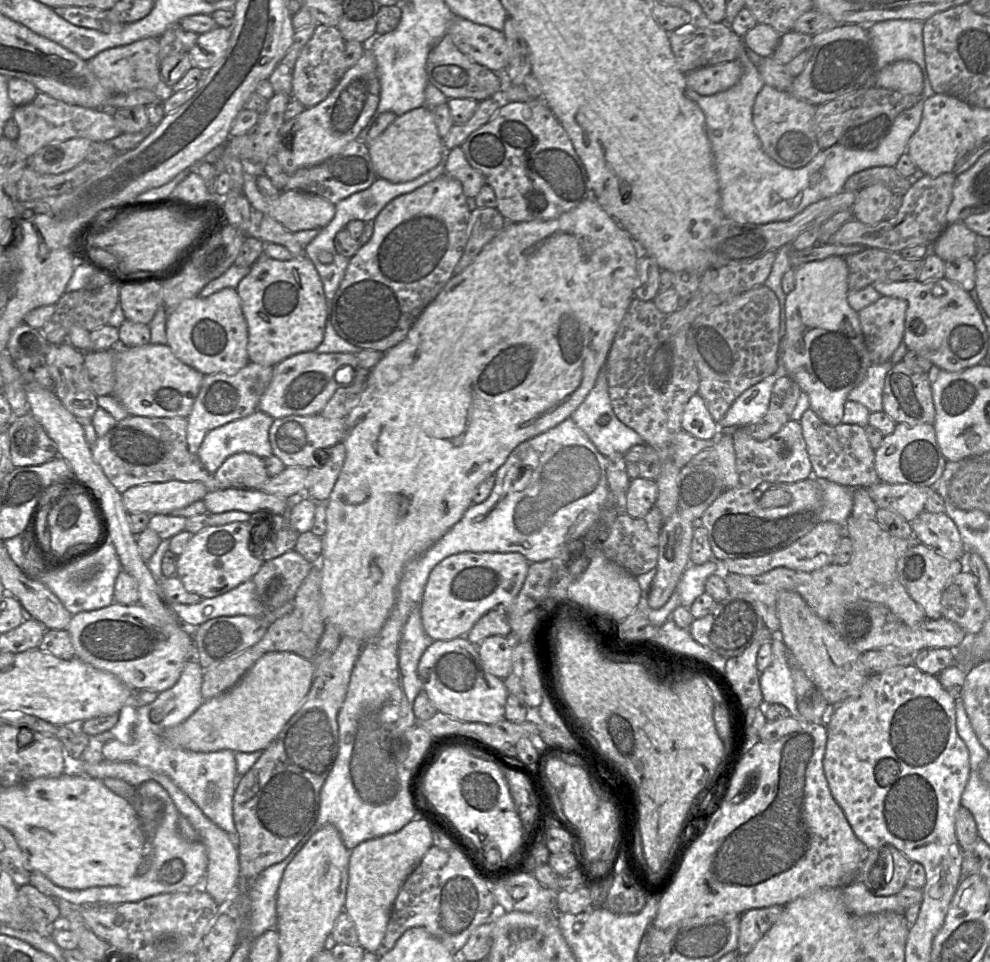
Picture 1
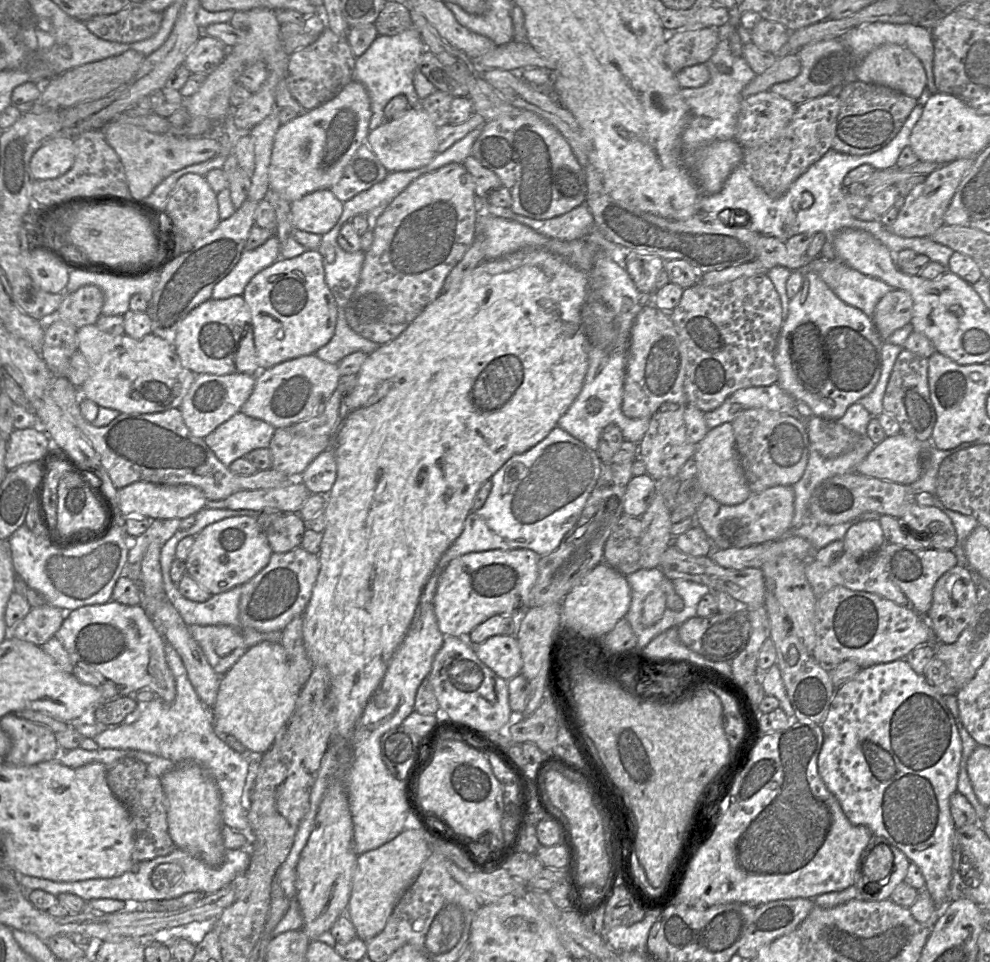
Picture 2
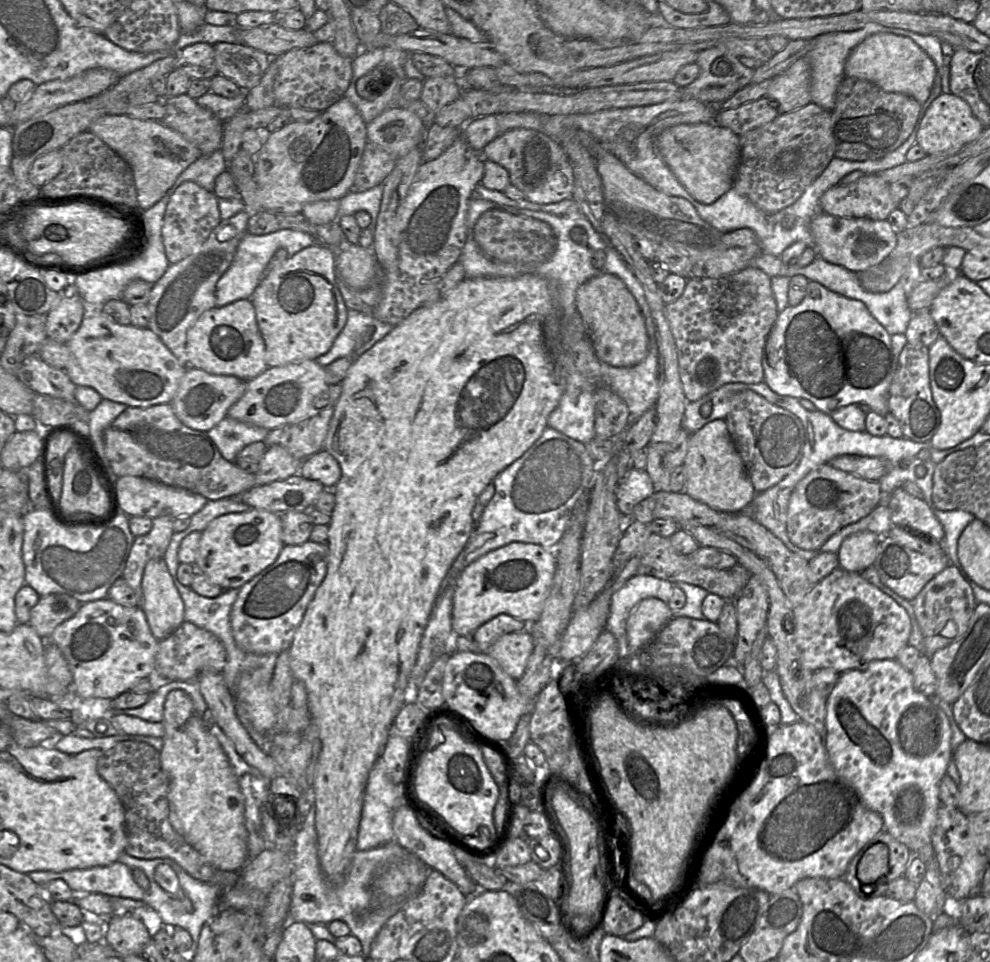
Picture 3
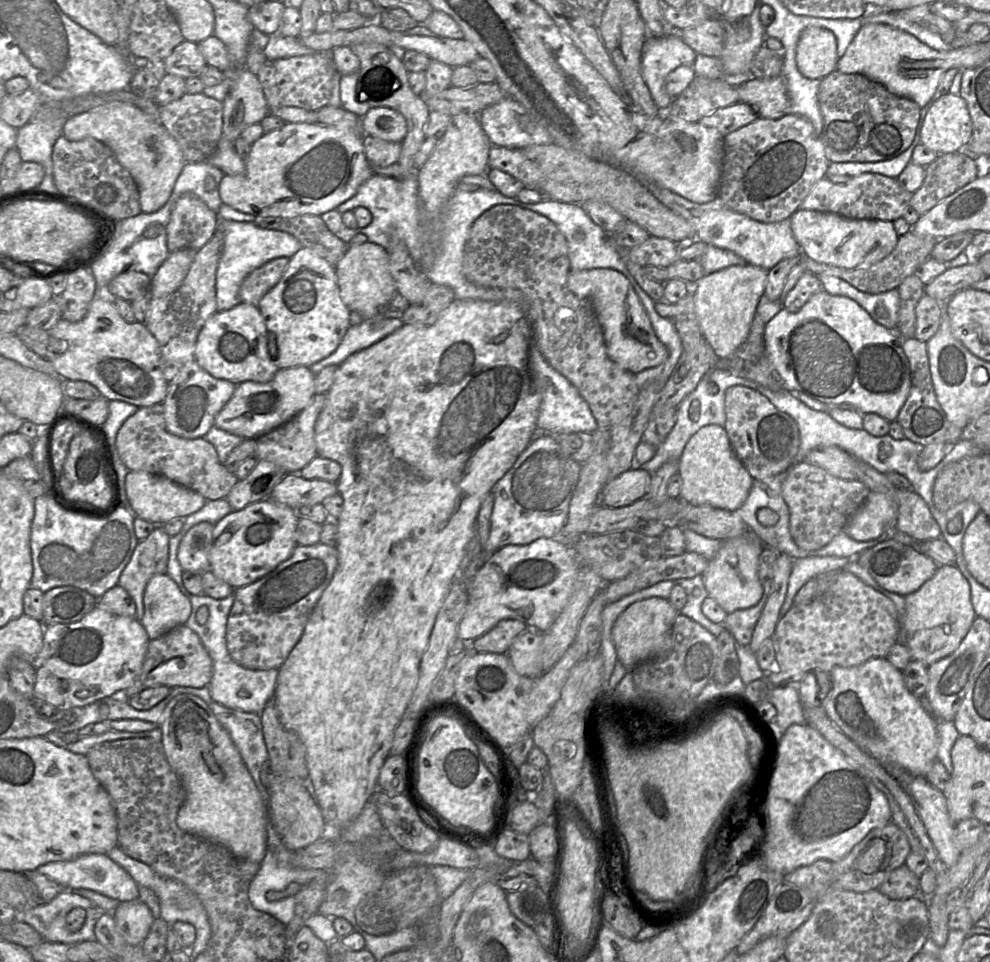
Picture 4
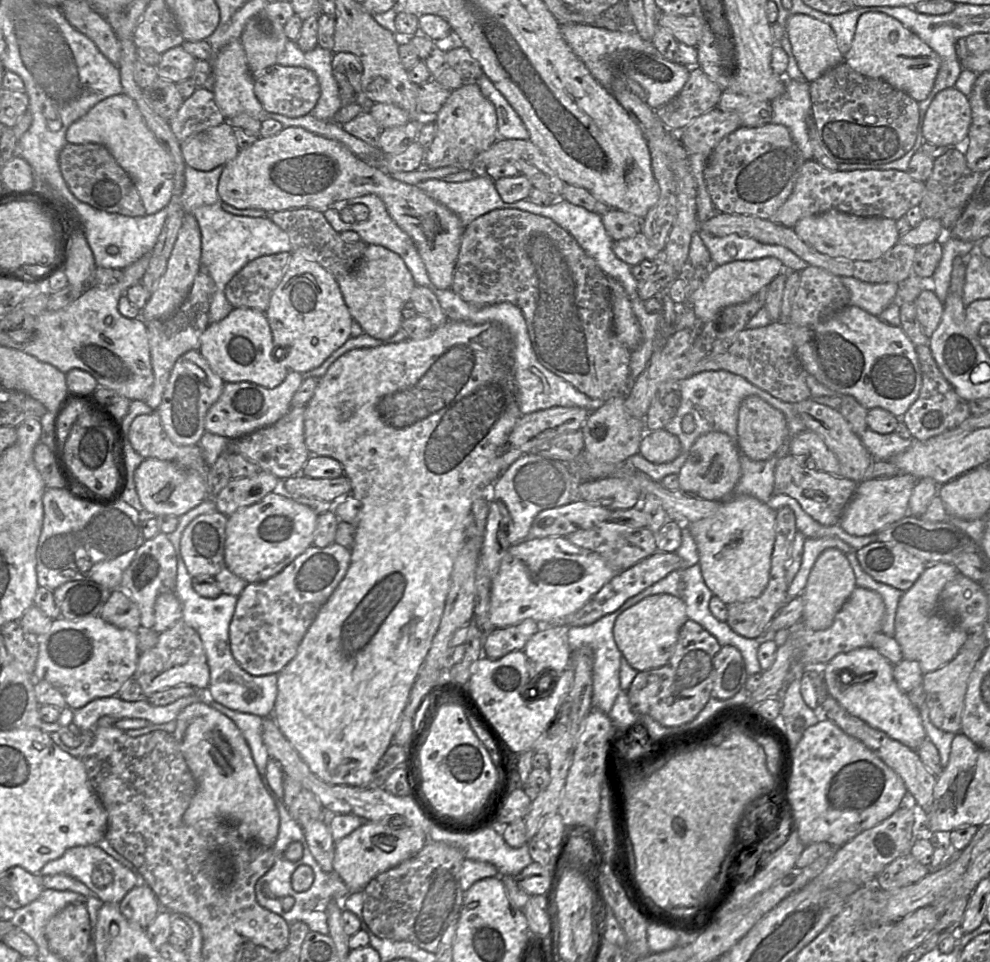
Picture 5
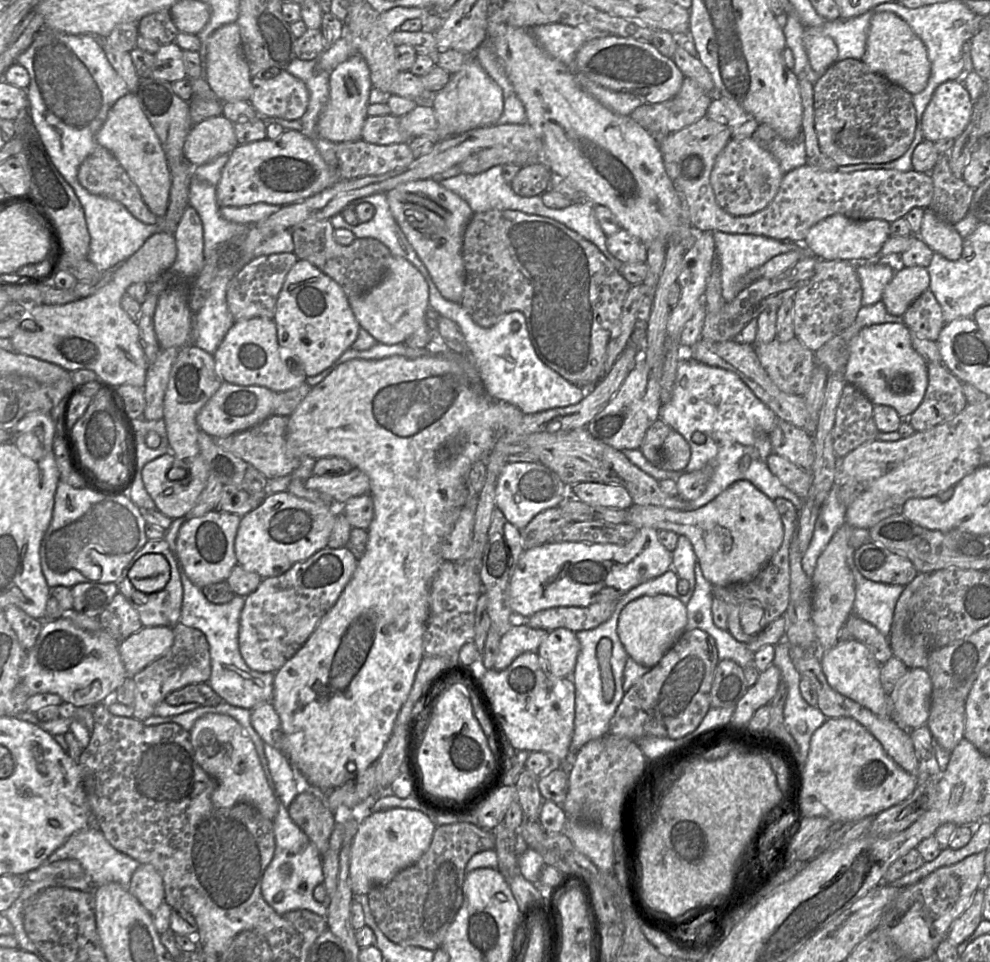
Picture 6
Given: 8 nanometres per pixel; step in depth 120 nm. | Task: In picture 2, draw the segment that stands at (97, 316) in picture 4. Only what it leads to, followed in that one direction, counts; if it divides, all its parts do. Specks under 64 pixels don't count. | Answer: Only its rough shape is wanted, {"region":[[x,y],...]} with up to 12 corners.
{"region":[[77,329],[81,397],[119,413],[179,408],[196,375],[153,333]]}

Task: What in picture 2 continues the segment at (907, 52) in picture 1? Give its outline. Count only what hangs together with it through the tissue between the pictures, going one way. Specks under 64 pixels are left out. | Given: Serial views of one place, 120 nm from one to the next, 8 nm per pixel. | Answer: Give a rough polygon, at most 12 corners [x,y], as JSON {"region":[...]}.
{"region":[[873,22],[841,39],[862,60],[883,44],[910,50],[922,63],[927,89],[933,76],[931,30],[913,24]]}

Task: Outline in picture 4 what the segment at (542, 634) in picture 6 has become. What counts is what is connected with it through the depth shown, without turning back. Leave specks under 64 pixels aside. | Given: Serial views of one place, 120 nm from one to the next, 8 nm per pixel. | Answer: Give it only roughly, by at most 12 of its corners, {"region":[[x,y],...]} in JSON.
{"region":[[504,619],[473,641],[476,652],[507,654],[513,640],[527,630]]}

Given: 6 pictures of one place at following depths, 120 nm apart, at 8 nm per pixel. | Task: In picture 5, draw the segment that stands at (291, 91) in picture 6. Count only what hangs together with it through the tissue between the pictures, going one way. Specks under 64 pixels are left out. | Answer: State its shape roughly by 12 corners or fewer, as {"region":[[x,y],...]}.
{"region":[[276,63],[255,78],[266,112],[297,118],[320,97],[313,71]]}

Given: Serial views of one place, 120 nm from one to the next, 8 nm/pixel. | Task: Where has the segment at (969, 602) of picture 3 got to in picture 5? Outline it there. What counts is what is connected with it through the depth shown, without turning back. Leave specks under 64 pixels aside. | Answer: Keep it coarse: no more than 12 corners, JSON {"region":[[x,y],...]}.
{"region":[[928,565],[898,603],[894,638],[923,674],[968,638],[939,611],[958,573]]}

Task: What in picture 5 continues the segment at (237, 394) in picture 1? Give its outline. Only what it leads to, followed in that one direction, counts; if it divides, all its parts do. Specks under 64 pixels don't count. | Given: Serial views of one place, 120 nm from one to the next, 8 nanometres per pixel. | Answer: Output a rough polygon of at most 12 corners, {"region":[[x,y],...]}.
{"region":[[198,350],[177,359],[157,410],[172,442],[198,445],[224,380]]}

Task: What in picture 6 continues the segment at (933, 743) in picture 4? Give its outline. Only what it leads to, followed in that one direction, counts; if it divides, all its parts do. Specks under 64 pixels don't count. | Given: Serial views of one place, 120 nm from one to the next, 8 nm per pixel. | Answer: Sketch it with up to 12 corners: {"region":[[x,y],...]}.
{"region":[[862,642],[820,653],[828,684],[879,716],[891,717],[881,664]]}

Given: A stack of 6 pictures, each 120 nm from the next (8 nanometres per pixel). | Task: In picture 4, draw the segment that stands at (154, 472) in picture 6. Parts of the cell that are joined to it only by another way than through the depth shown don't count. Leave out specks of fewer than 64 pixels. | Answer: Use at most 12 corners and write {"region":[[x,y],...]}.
{"region":[[129,471],[135,516],[155,525],[186,518],[207,501],[146,471]]}

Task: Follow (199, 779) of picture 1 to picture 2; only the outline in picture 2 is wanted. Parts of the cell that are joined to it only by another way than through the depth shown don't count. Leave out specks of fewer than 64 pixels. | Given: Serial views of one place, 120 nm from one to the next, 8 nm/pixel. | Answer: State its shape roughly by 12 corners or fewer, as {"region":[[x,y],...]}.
{"region":[[164,651],[175,701],[155,696],[135,722],[96,735],[198,764],[218,787],[224,825],[248,835],[247,755],[216,735],[181,657]]}

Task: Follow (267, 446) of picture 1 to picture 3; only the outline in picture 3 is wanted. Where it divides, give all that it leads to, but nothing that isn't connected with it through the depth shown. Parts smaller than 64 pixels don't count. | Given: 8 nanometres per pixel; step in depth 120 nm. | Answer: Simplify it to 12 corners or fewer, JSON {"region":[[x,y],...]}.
{"region":[[226,416],[206,433],[225,460],[269,431]]}

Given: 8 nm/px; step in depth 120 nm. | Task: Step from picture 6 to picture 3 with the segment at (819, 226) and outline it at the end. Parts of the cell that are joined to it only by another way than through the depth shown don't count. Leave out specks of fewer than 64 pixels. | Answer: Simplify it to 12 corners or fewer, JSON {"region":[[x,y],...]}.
{"region":[[821,213],[810,231],[818,257],[853,272],[898,242],[887,220]]}

